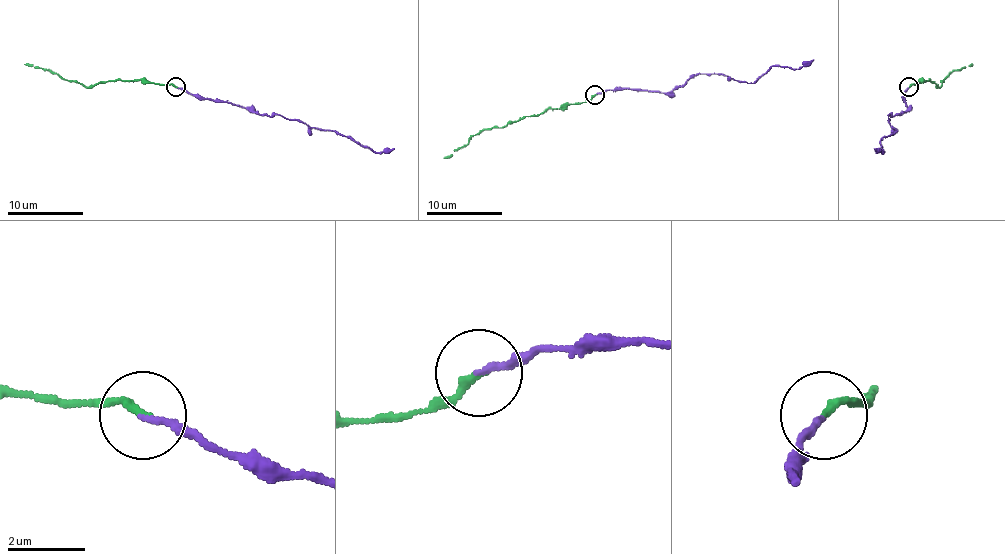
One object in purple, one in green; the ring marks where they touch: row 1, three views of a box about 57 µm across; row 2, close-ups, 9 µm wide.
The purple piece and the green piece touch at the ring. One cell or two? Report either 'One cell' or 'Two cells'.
One cell

